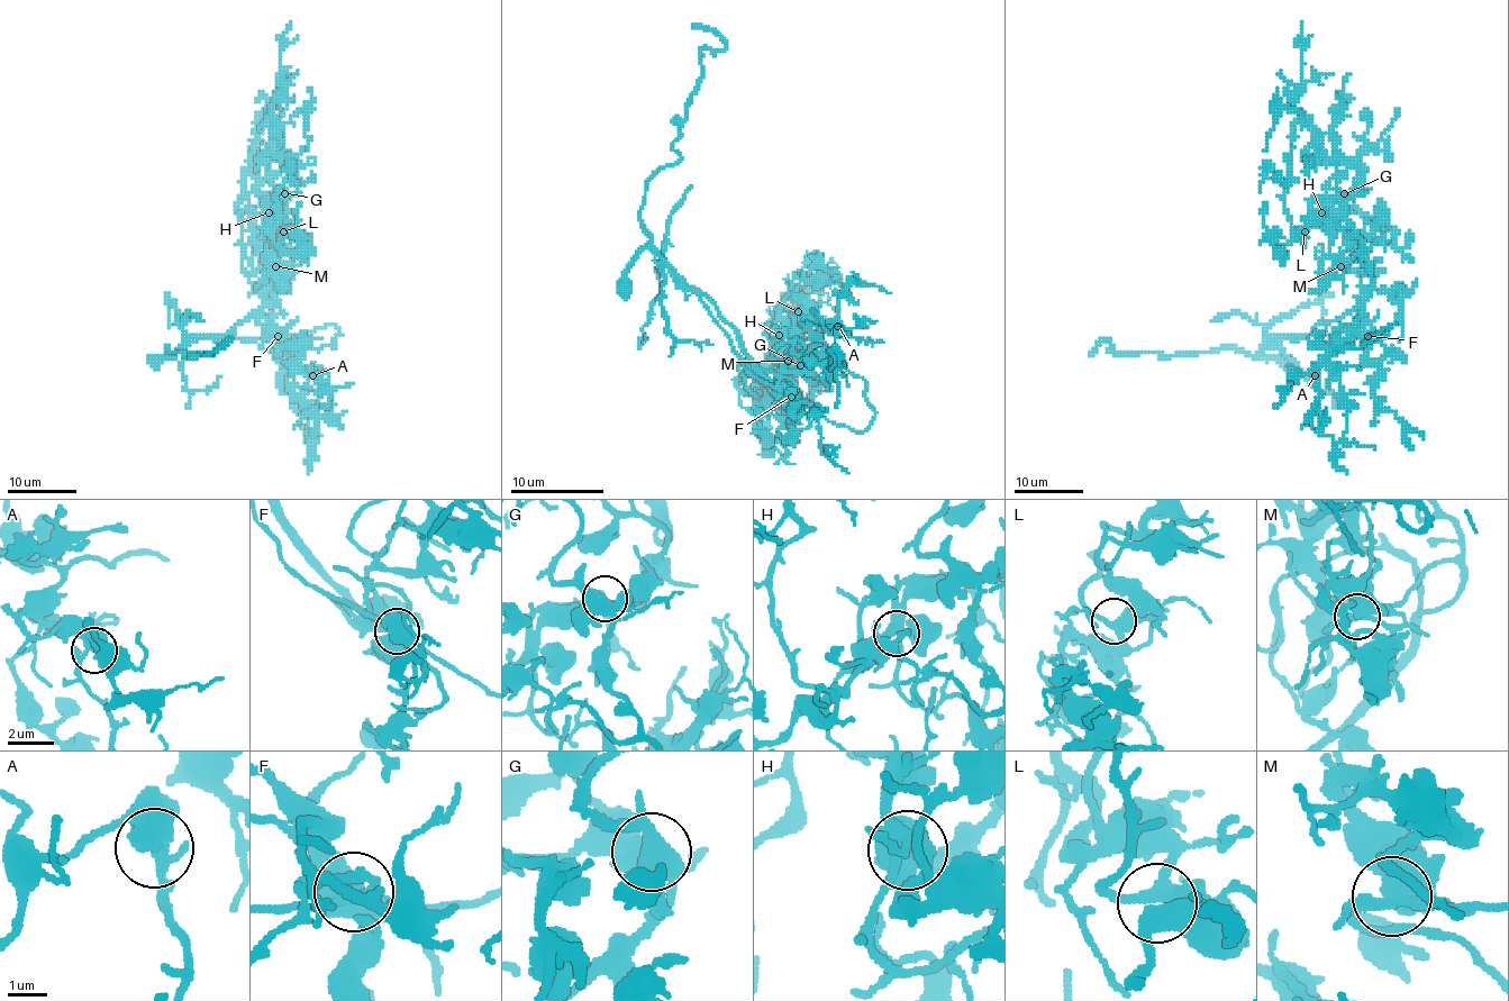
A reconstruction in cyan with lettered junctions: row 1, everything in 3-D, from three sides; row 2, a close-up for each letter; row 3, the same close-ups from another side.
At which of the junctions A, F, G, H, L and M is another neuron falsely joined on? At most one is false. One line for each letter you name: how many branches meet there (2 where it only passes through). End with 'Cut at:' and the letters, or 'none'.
Cut at: none

